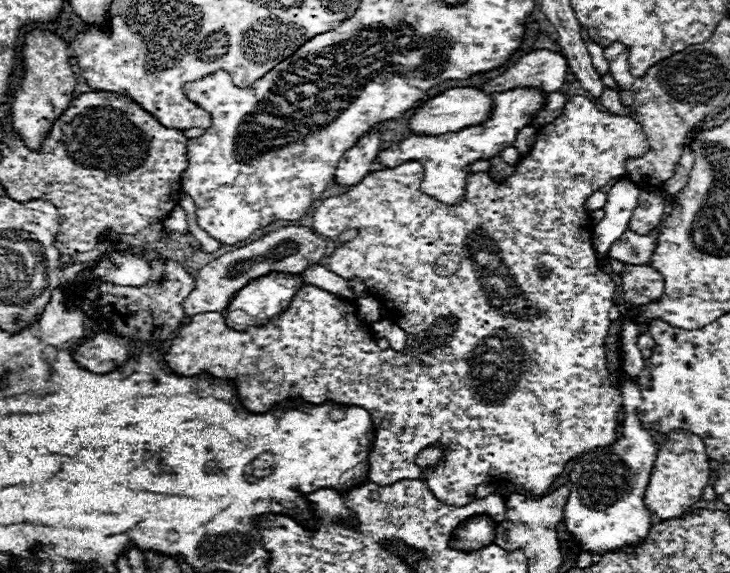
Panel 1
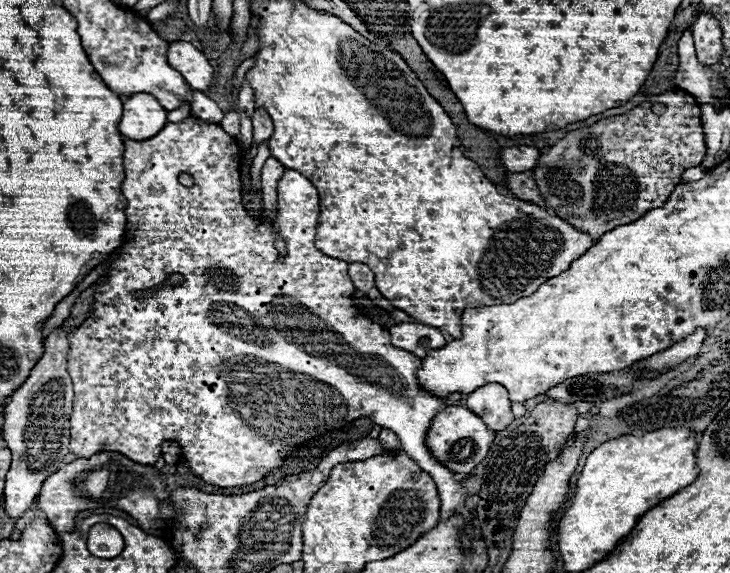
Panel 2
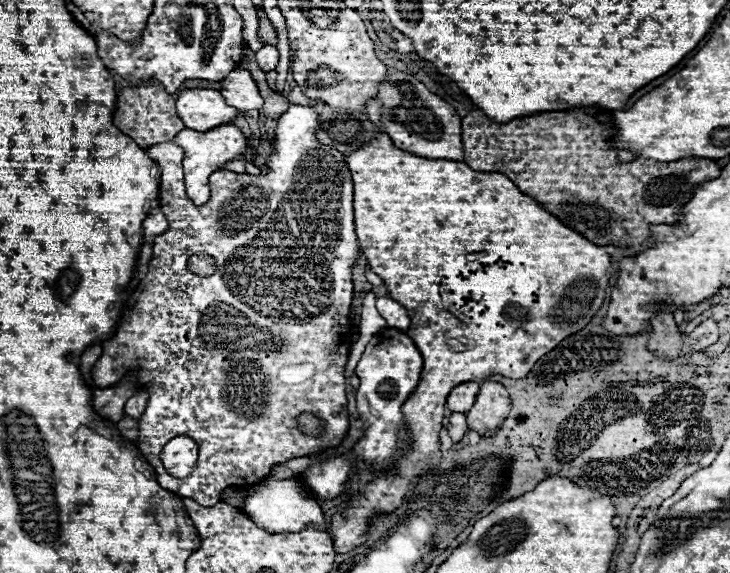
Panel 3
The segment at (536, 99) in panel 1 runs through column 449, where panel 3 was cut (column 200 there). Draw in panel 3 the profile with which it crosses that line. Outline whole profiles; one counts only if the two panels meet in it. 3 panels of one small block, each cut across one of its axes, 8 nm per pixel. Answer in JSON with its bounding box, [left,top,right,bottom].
[174,124,246,204]

